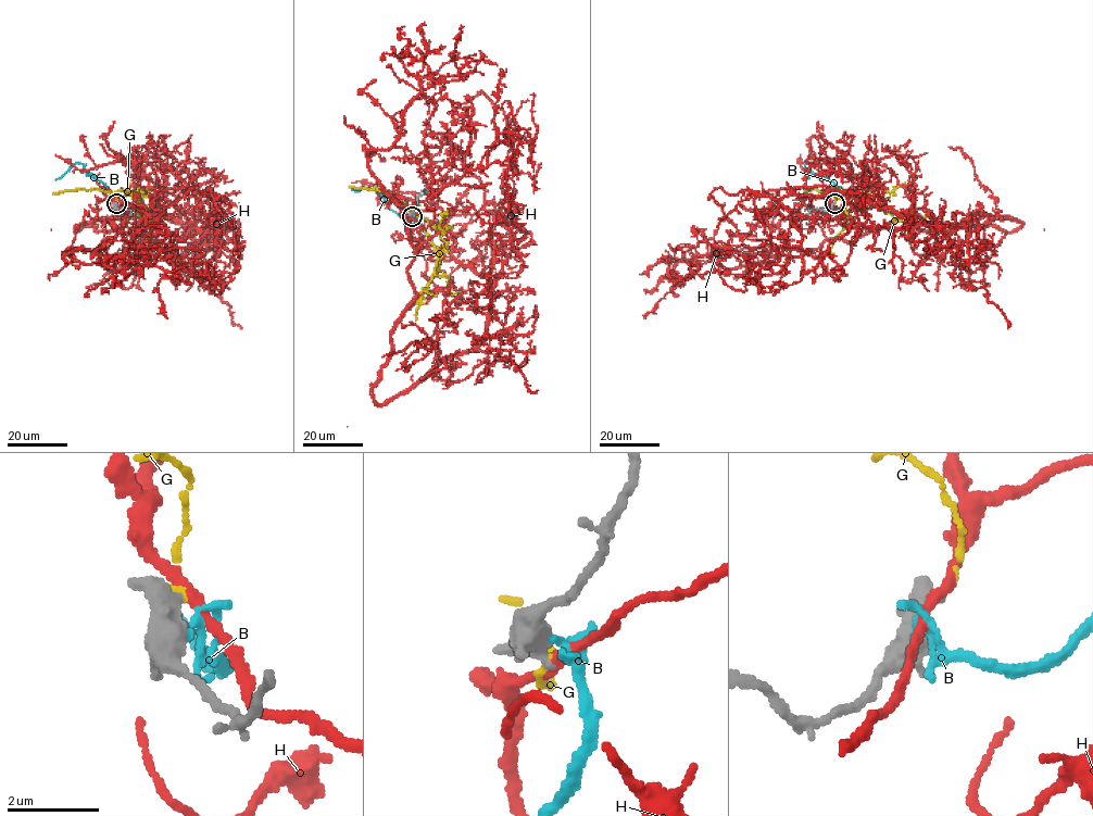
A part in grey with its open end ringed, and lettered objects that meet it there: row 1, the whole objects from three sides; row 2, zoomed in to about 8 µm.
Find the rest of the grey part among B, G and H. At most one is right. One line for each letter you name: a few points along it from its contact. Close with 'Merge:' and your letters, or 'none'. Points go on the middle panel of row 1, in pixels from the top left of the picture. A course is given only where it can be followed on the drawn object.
Merge: none

